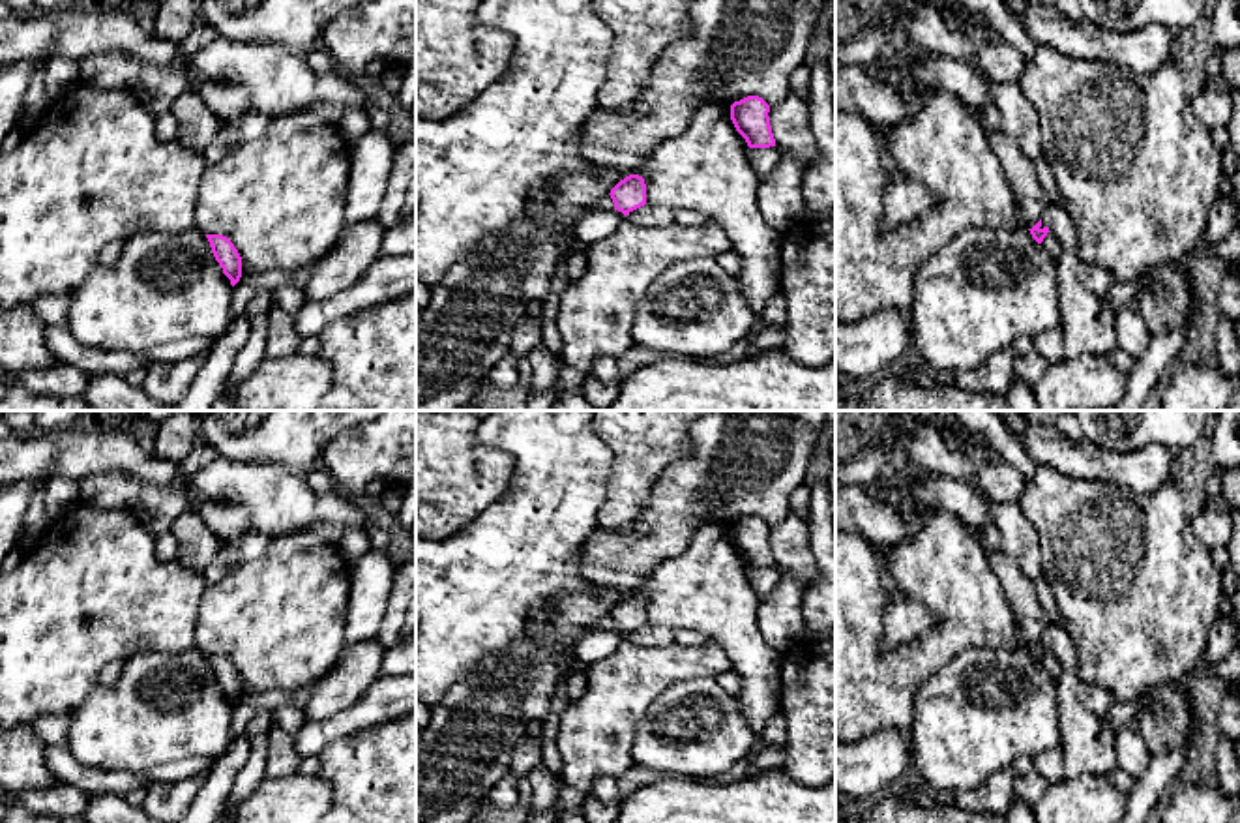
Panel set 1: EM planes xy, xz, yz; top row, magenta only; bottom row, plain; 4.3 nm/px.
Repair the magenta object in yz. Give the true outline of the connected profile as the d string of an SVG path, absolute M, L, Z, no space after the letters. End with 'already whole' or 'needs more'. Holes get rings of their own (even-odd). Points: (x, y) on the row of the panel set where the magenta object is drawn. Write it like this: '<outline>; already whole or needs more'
M1049 202L1041 219L1028 231L1038 244L1049 232L1062 244L1056 279L1062 296L1064 358L1103 356L1113 351L1115 311L1105 298L1079 281L1077 232L1068 208Z; needs more

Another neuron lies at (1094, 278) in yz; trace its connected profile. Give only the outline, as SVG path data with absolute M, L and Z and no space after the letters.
M1083 262L1077 268L1079 281L1100 298L1111 294L1120 283L1100 264Z

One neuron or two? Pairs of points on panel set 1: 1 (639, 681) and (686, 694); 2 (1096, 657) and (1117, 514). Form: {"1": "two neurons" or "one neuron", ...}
{"1": "two neurons", "2": "one neuron"}

